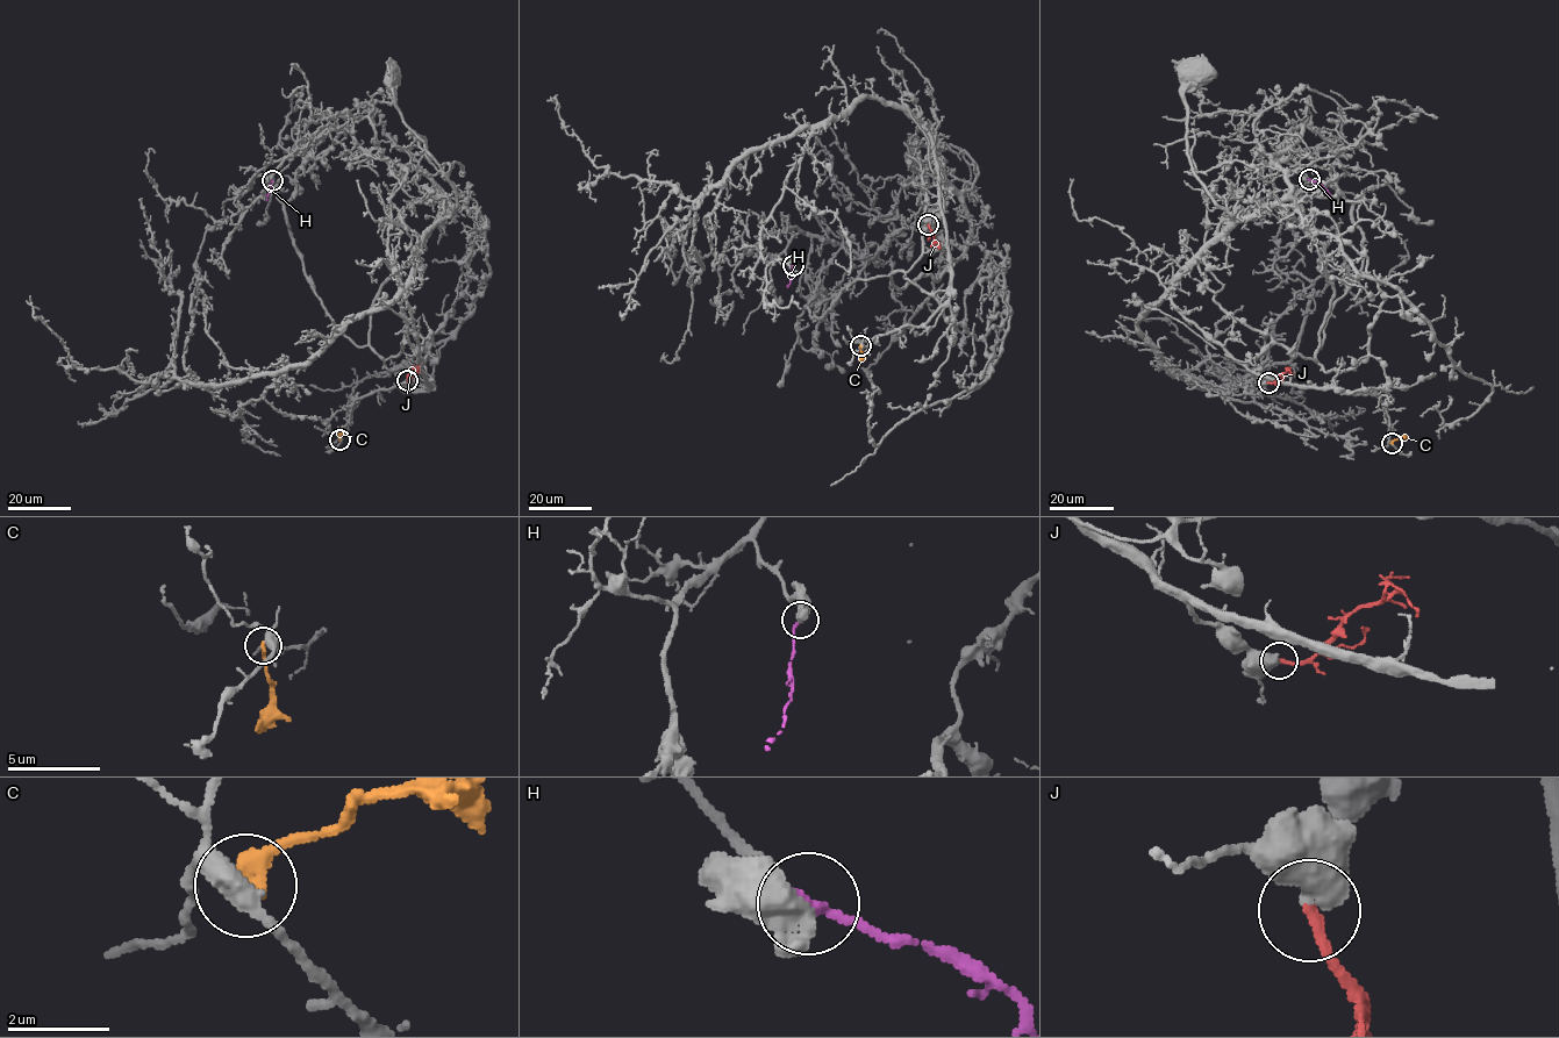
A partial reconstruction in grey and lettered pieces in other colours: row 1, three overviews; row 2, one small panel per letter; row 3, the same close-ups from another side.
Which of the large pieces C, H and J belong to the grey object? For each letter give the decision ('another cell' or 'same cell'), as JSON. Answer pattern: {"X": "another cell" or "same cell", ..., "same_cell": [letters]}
{"C": "another cell", "H": "another cell", "J": "same cell", "same_cell": ["J"]}

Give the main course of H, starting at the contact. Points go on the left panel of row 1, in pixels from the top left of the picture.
H: (272, 180), (266, 200)

